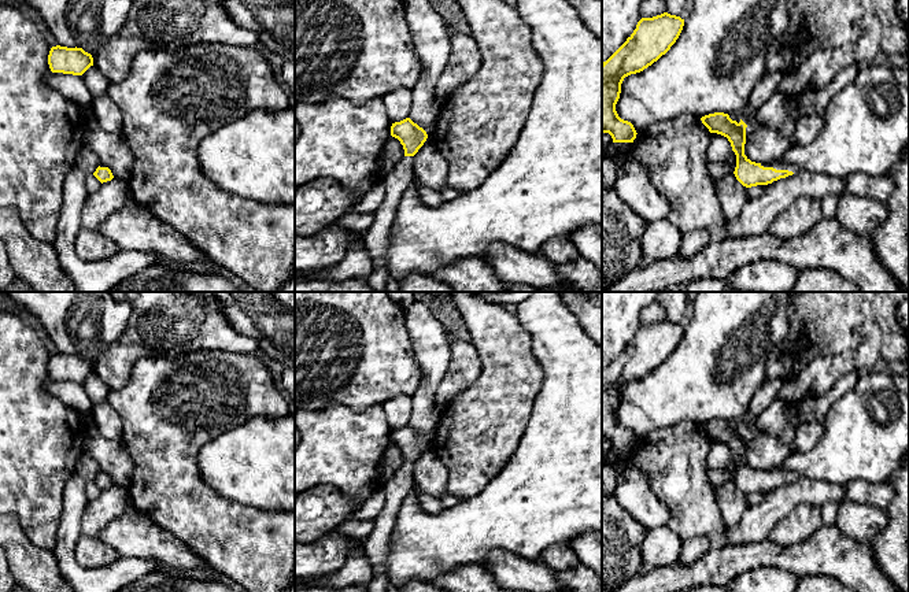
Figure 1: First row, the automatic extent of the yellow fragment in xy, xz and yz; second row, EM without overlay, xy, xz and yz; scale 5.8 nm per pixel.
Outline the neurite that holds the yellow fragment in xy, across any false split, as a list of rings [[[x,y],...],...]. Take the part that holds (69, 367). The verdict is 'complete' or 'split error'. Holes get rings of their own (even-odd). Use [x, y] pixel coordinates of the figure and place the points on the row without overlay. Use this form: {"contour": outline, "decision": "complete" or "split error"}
{"contour": [[[56,352],[49,358],[48,371],[52,380],[82,382],[90,373],[93,373],[93,365],[82,355]]], "decision": "complete"}

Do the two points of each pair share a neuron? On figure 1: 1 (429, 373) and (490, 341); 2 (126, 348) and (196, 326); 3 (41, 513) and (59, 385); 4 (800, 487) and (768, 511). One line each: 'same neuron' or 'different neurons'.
1: different neurons
2: same neuron
3: different neurons
4: same neuron

